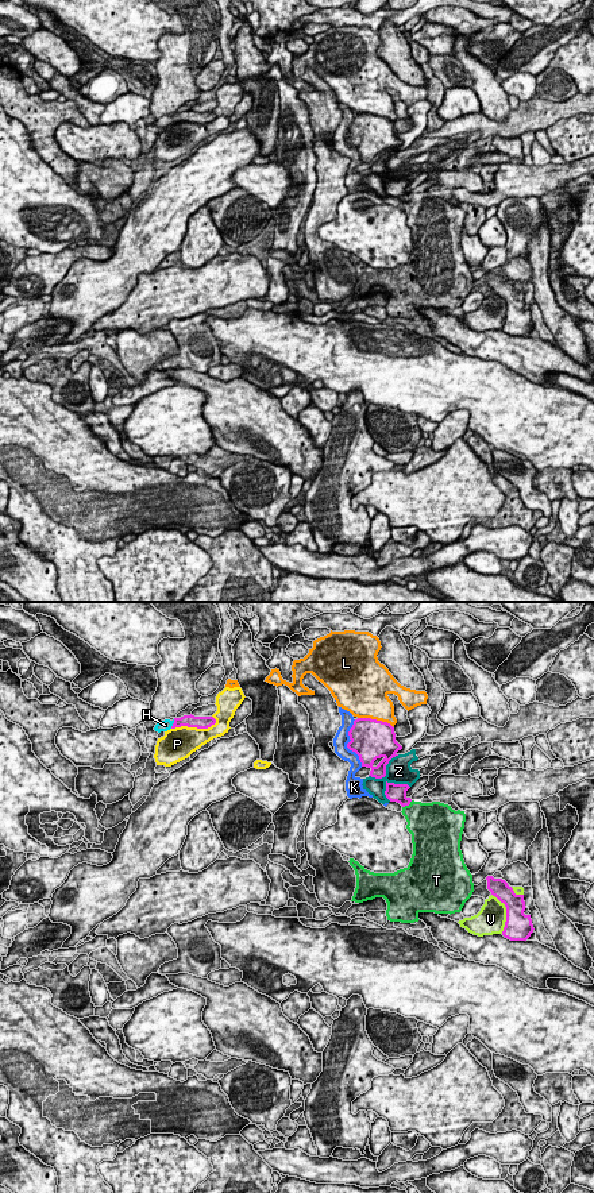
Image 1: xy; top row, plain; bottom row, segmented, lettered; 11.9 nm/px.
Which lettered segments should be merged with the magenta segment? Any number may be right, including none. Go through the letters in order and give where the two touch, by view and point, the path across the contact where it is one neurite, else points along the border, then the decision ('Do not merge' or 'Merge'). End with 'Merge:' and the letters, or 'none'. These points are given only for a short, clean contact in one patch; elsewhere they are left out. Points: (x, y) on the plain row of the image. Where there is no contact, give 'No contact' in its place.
H: Touches magenta at xy (173, 119). Path across: xy (191, 116), (173, 119), (165, 120). Merge
K: Touches magenta at xy (347, 139). Do not merge
L: Touches magenta at xy (375, 115). Do not merge
P: Touches magenta at xy (195, 122). Do not merge
T: Touches magenta at xy (407, 200). Do not merge
V: Touches magenta at xy (506, 308). Do not merge
Z: Touches magenta at xy (393, 178). Do not merge
Merge: H

